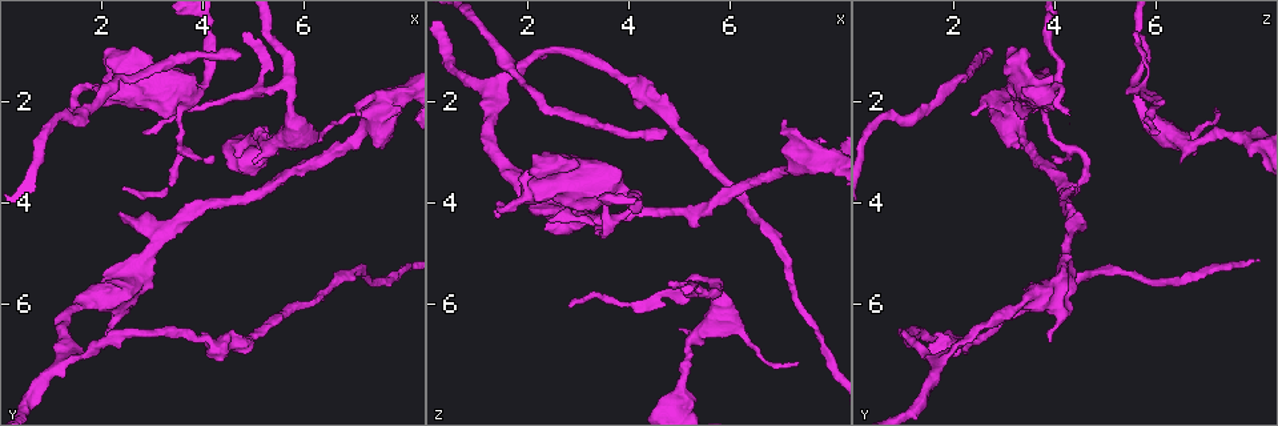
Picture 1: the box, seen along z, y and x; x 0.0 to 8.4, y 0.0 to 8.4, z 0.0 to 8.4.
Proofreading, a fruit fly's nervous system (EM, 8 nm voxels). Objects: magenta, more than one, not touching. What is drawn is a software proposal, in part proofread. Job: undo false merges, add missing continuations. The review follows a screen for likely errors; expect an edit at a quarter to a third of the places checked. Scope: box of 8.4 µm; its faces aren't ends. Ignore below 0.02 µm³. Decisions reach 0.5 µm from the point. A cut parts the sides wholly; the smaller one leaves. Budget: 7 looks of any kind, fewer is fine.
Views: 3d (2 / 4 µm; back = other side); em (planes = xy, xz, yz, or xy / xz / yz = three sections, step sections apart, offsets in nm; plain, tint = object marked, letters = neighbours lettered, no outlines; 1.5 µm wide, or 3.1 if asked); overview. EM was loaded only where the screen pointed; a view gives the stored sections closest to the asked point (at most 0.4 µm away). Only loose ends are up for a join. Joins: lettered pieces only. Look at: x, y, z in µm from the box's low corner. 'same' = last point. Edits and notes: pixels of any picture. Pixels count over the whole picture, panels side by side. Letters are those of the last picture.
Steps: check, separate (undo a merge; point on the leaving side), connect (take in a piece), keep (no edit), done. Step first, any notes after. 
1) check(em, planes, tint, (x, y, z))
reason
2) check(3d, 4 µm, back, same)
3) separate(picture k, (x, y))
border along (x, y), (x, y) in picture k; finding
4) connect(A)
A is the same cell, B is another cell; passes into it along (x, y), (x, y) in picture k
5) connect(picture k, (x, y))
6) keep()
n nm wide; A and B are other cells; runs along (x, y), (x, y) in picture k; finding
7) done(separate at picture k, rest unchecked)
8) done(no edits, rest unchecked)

check(em, yz, step 8, letters, (5.10, 2.70, 8.00))
sudden change in width

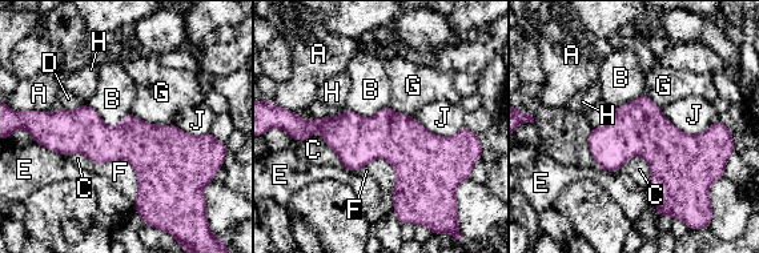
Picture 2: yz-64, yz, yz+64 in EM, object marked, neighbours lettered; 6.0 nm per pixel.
check(em, planes, letters, same)
another direction

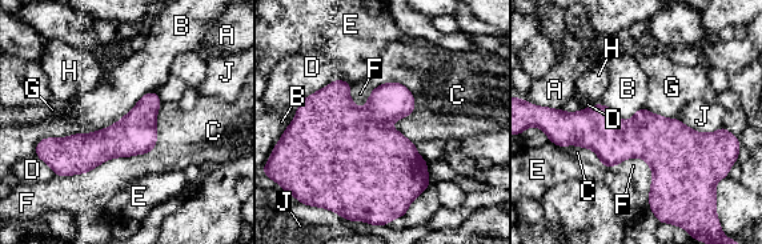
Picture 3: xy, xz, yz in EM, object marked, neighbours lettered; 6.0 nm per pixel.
keep()
A, B, C, D, E, F, G, H and J are other cells; border along (155, 90), (104, 128), (36, 146) in picture 3; all the same neuron

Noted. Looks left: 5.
check(em, planes, letters, (7.30, 2.15, 7.20))
thin end

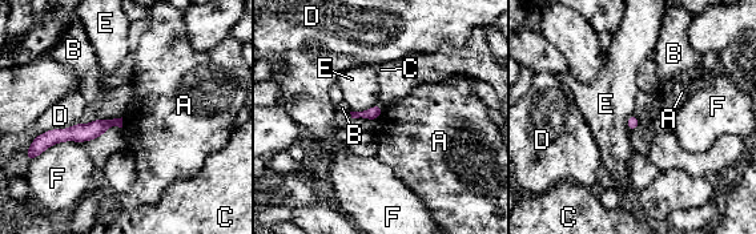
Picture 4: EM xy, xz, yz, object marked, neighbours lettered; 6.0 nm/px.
keep()
A, B, C, D, E and F are other cells; runs along (119, 121), (41, 141) in picture 4; no lettered piece goes on from it

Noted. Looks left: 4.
check(em, planes, tint, (2.85, 2.60, 6.10))
an open end

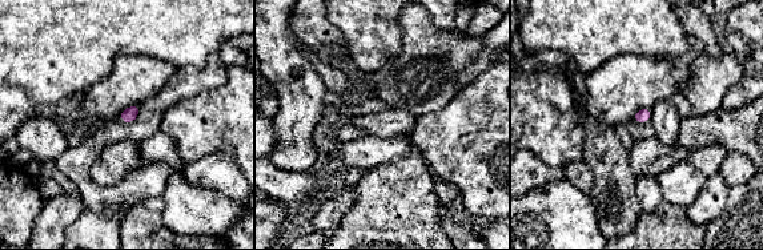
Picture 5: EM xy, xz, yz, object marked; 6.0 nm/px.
check(em, planes, letters, same)

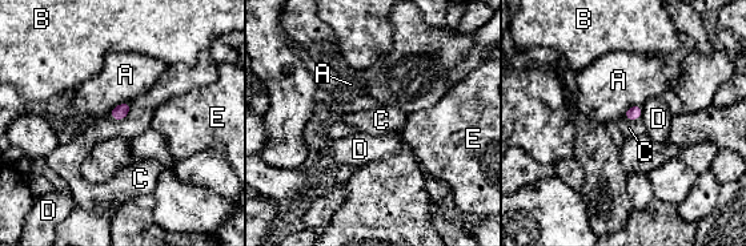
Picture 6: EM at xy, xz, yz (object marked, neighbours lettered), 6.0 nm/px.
keep()
A, B, C, D and E are other cells; no lettered piece goes on from it

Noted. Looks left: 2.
done(no edits, rest unchecked)

